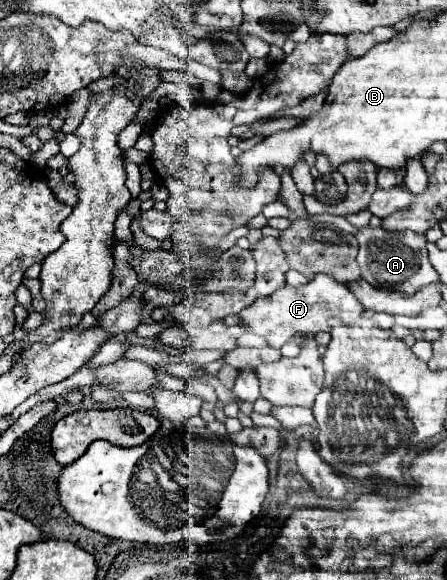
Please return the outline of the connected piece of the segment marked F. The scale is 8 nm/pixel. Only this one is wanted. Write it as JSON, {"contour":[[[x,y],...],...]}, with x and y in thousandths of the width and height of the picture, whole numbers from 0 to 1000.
{"contour":[[[709,474],[687,491],[673,491],[673,495],[638,491],[633,498],[615,502],[611,509],[575,512],[566,519],[566,526],[548,529],[535,540],[535,547],[539,547],[544,560],[557,564],[562,574],[593,581],[593,588],[606,598],[629,602],[633,591],[647,588],[647,581],[655,581],[660,574],[696,578],[705,571],[727,571],[727,547],[732,543],[754,543],[767,553],[785,553],[799,543],[808,543],[812,536],[817,533],[808,529],[799,512],[776,498],[772,488],[754,488],[749,481],[740,481],[732,474]]]}

